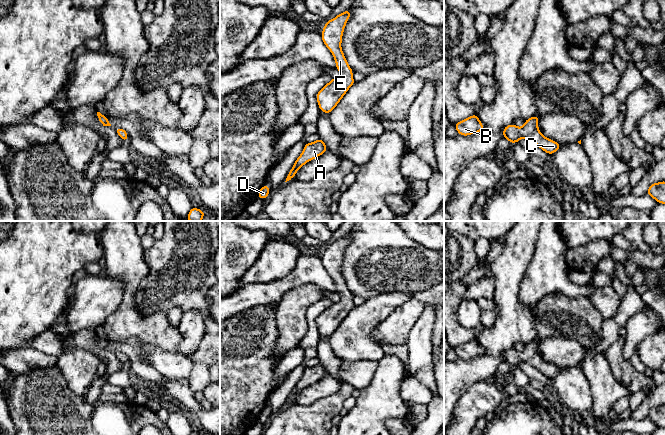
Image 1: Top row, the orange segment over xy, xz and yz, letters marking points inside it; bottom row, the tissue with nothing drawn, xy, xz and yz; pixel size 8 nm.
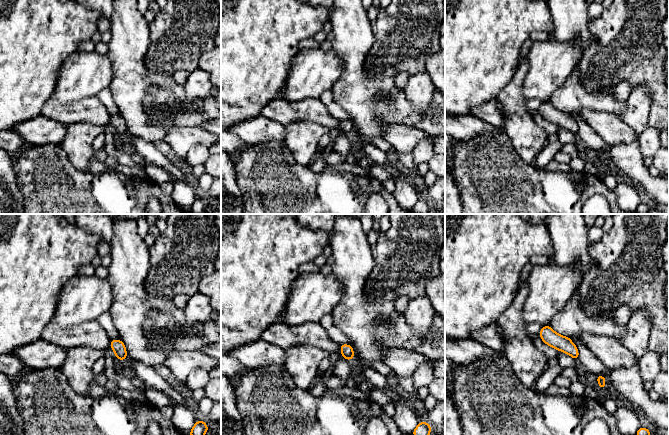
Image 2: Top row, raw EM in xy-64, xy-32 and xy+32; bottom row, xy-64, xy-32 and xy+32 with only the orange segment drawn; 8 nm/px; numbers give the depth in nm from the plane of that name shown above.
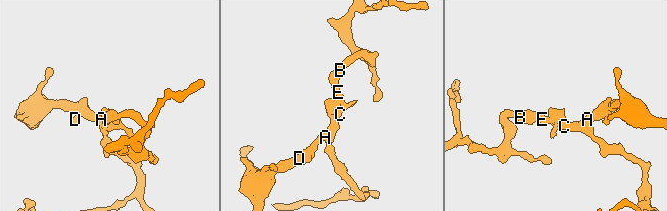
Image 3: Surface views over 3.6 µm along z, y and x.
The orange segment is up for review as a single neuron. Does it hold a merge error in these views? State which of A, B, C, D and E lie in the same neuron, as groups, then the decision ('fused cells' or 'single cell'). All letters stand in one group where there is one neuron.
groups A B C D E; single cell

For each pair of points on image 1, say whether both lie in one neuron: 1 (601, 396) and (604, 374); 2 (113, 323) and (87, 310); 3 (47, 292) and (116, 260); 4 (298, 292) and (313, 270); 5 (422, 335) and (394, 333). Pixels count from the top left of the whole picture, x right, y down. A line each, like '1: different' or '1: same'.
1: same
2: different
3: different
4: different
5: different

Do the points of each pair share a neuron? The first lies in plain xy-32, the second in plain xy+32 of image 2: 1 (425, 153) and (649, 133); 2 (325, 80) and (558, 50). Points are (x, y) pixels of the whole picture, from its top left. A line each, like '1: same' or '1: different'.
1: same
2: same

